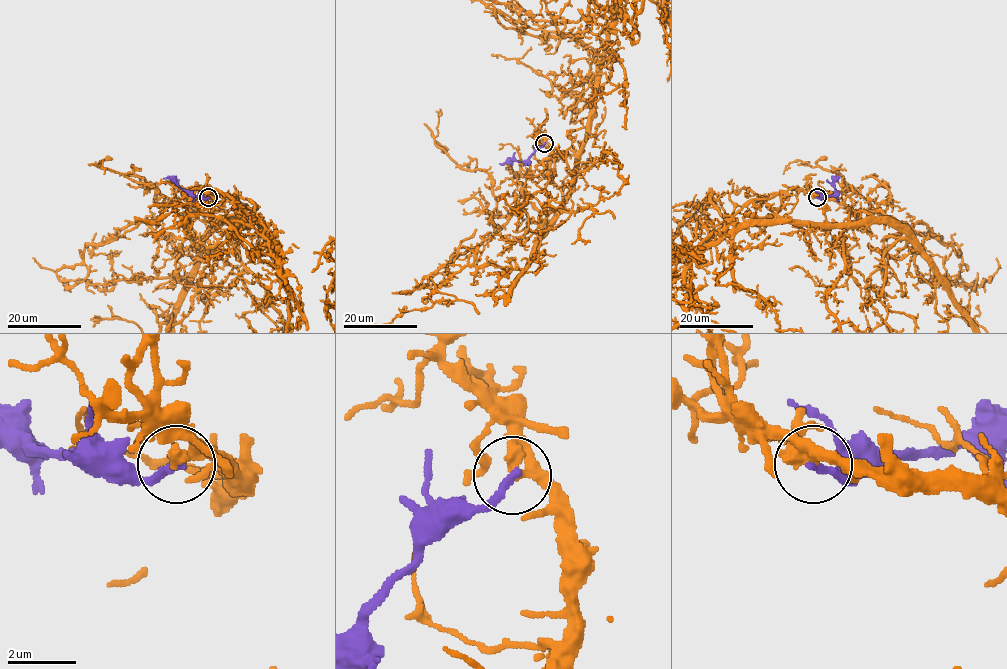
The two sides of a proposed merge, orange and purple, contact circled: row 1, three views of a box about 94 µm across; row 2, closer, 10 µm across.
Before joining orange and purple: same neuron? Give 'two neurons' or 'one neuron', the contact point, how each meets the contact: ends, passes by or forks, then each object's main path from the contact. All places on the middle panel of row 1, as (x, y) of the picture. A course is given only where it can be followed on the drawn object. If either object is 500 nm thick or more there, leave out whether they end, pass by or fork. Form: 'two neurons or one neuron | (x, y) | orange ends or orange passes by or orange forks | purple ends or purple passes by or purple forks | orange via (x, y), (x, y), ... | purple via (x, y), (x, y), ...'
two neurons | (544, 143) | orange passes by | purple ends | purple via (545, 143), (526, 160), (500, 163)

